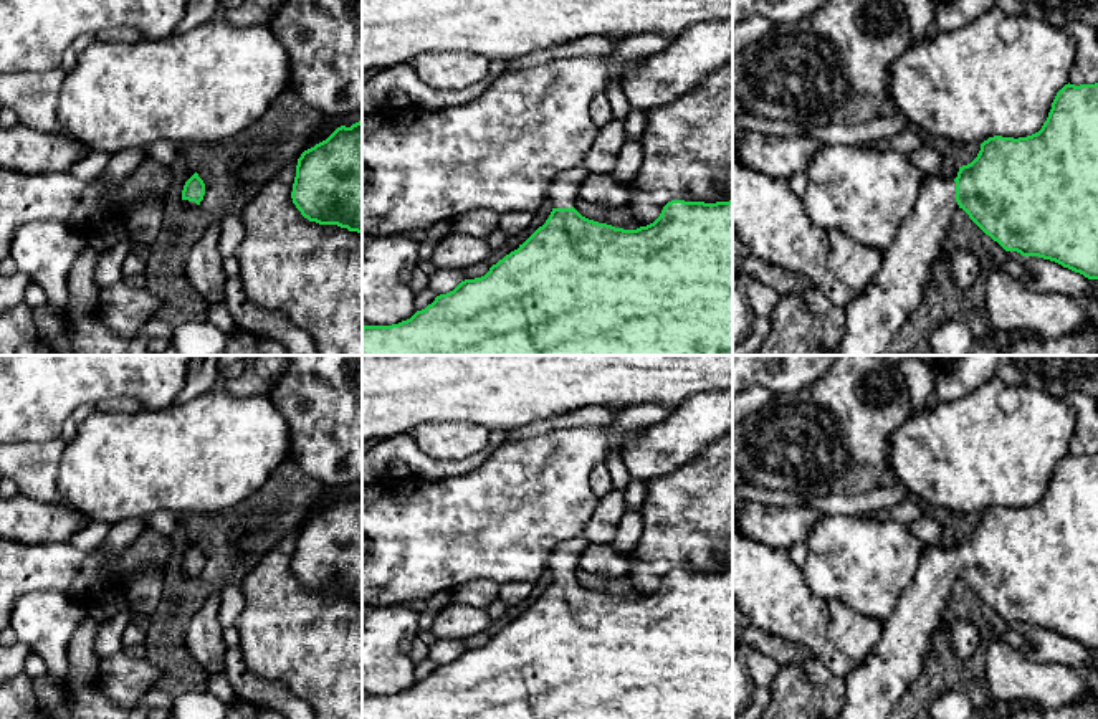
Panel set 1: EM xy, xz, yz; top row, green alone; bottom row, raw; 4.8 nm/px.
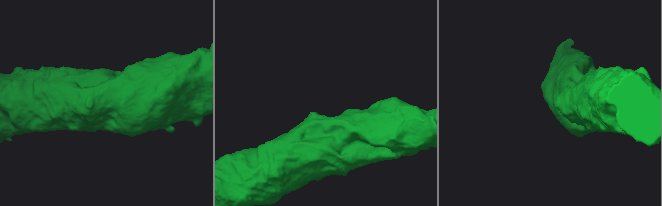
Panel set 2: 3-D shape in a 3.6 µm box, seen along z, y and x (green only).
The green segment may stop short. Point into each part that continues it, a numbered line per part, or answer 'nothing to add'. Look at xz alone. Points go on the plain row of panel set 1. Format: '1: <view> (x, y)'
1: xz (566, 556)

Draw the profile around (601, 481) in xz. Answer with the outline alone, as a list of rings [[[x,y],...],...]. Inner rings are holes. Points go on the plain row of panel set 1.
[[[604,463],[594,466],[594,469],[590,473],[590,488],[597,498],[602,498],[609,491],[613,489],[610,473]]]

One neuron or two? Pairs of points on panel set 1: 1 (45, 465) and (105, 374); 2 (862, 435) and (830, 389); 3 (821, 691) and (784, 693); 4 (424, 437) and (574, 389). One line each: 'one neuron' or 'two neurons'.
1: two neurons
2: one neuron
3: one neuron
4: two neurons

